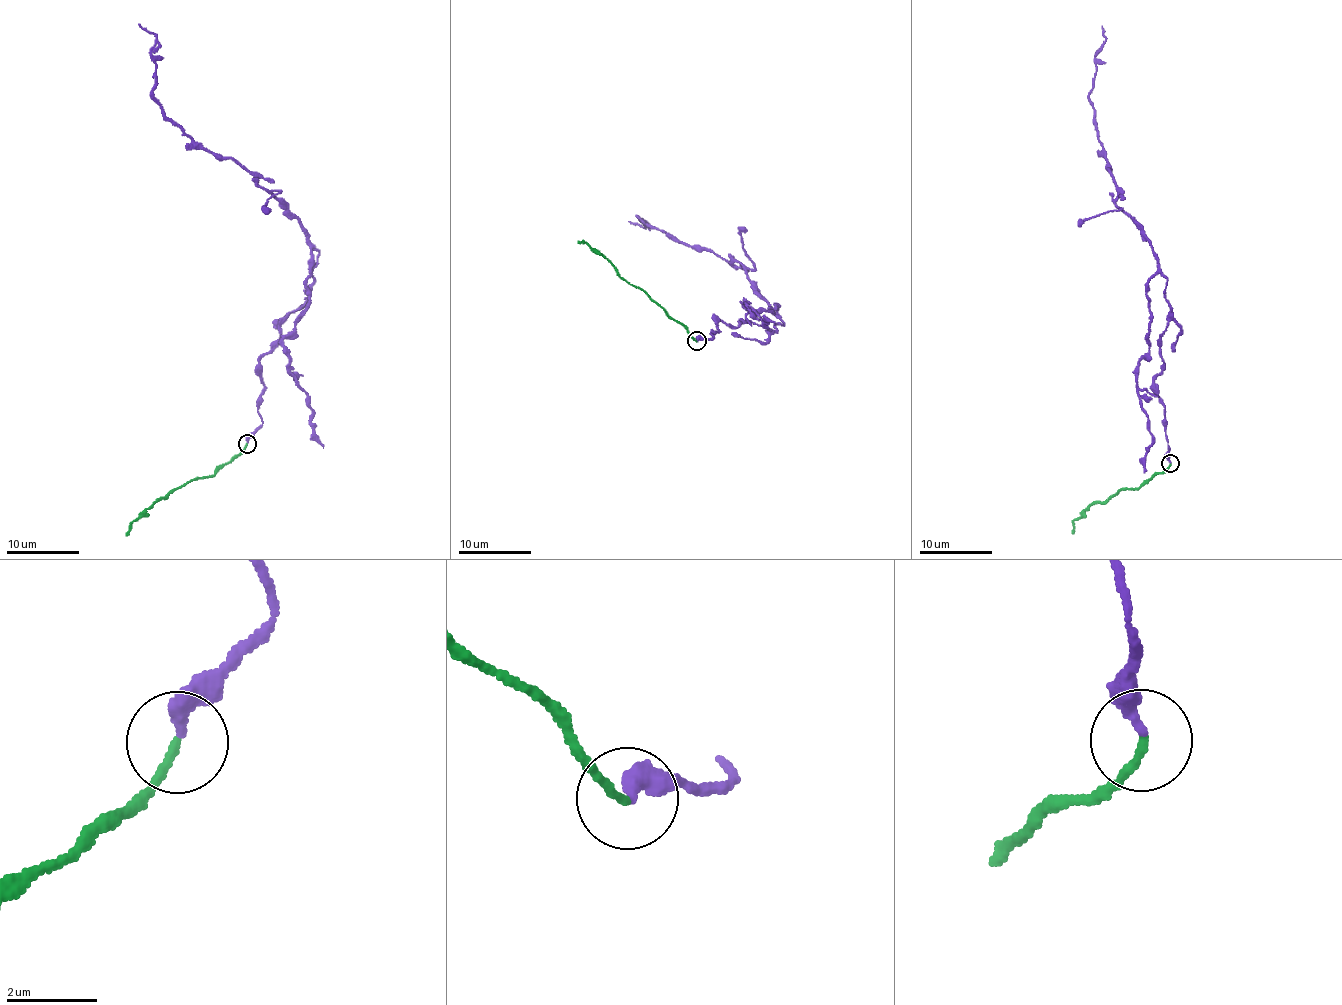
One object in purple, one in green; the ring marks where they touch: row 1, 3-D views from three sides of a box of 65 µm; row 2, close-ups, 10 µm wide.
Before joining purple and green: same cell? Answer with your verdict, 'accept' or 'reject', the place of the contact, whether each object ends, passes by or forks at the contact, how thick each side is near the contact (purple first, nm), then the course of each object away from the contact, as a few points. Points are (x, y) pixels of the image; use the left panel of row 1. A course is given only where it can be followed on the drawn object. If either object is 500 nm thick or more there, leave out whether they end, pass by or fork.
reject; at (247, 443); purple ends there; green ends there; 300 nm thick on the purple side, 180 nm on the other; purple runs (247, 442), (260, 359), (307, 298), (318, 251), (254, 176), (166, 117), (156, 38), (138, 24); green runs (247, 444), (212, 474), (194, 477), (167, 497), (159, 498), (132, 522), (126, 535)

